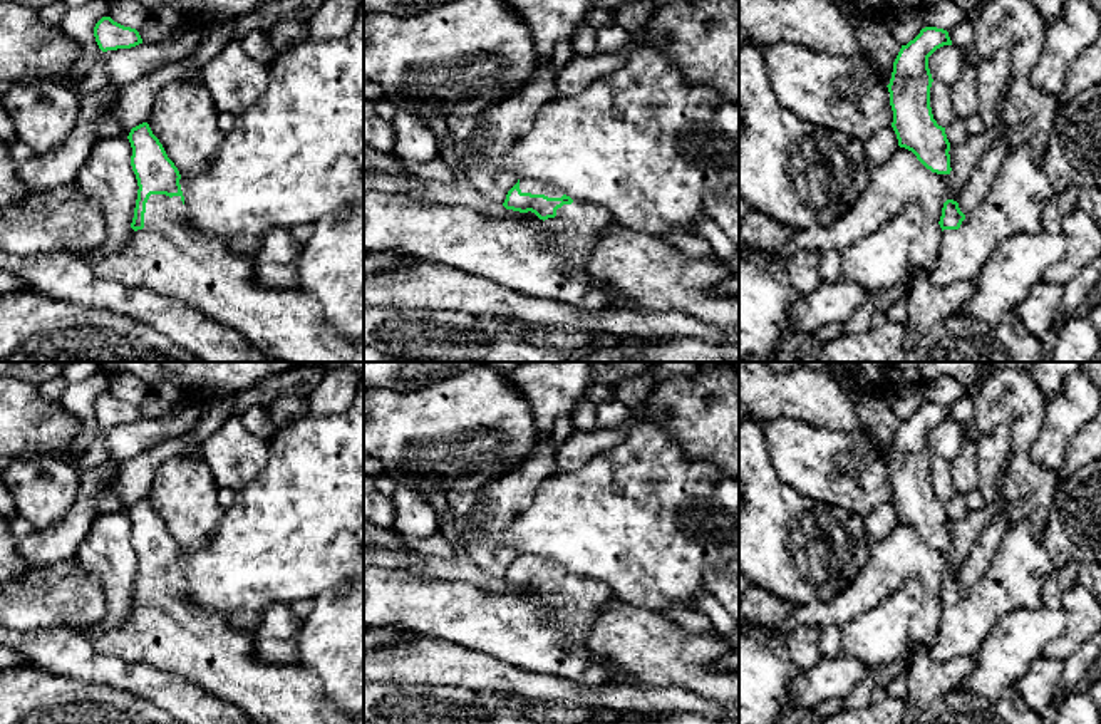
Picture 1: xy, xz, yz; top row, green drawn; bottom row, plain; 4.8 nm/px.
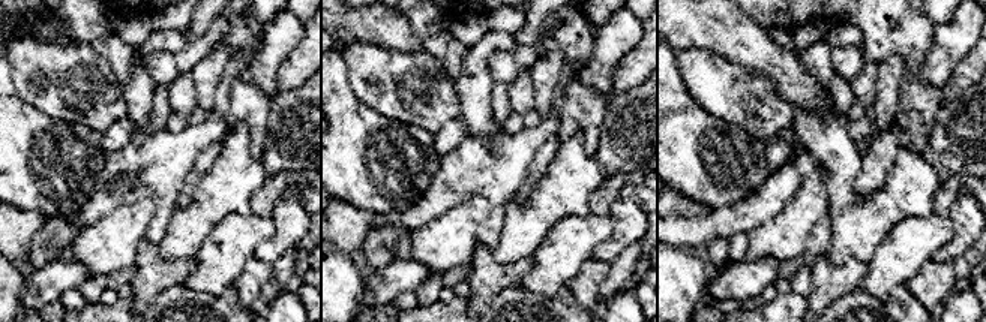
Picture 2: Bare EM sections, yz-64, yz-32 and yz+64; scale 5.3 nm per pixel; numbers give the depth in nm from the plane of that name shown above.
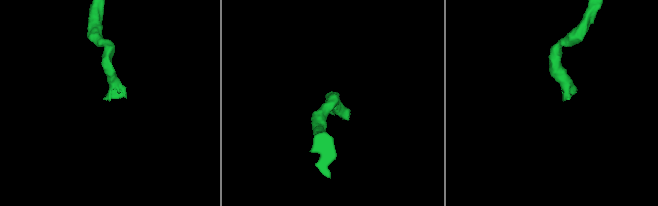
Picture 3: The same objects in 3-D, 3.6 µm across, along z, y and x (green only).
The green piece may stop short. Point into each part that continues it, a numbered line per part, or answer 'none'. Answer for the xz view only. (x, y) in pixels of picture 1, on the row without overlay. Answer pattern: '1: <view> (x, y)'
1: xz (527, 630)

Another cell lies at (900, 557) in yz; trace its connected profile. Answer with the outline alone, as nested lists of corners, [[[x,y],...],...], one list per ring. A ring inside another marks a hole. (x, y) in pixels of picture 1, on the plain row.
[[[997,496],[980,509],[970,509],[962,520],[950,521],[949,550],[927,545],[917,531],[898,523],[881,541],[870,546],[870,556],[856,578],[835,598],[798,605],[783,625],[783,635],[801,627],[843,627],[875,608],[910,580],[918,580],[927,600],[912,618],[908,642],[932,649],[937,640],[942,603],[938,600],[947,575],[959,577],[979,535],[990,521],[1004,515],[1004,499]]]

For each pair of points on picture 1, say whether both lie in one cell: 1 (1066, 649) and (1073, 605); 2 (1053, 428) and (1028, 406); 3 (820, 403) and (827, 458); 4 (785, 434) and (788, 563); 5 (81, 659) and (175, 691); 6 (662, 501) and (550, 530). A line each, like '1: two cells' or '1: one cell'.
1: one cell
2: two cells
3: two cells
4: two cells
5: one cell
6: one cell

